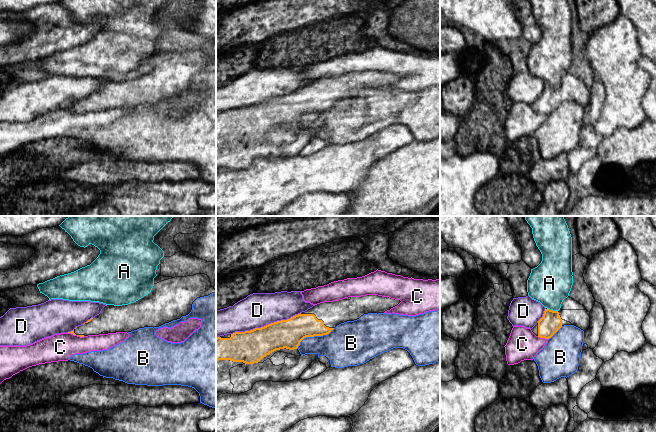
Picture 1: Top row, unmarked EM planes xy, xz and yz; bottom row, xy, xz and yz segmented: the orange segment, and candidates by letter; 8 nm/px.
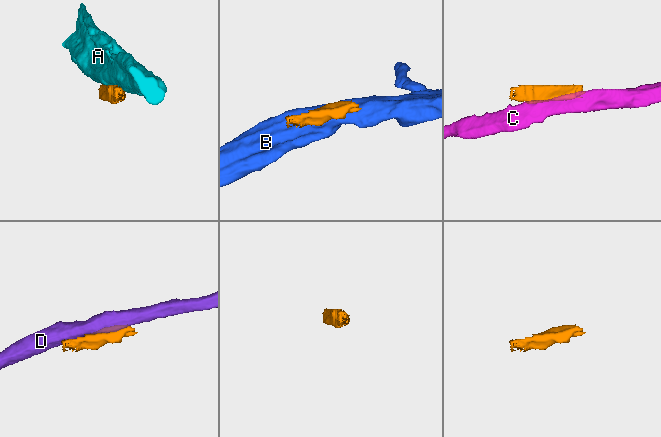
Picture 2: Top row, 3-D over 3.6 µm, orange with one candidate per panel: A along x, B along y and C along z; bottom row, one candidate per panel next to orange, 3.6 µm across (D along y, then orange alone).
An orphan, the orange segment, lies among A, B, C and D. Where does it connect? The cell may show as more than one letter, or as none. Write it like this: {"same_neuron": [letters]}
{"same_neuron": []}

